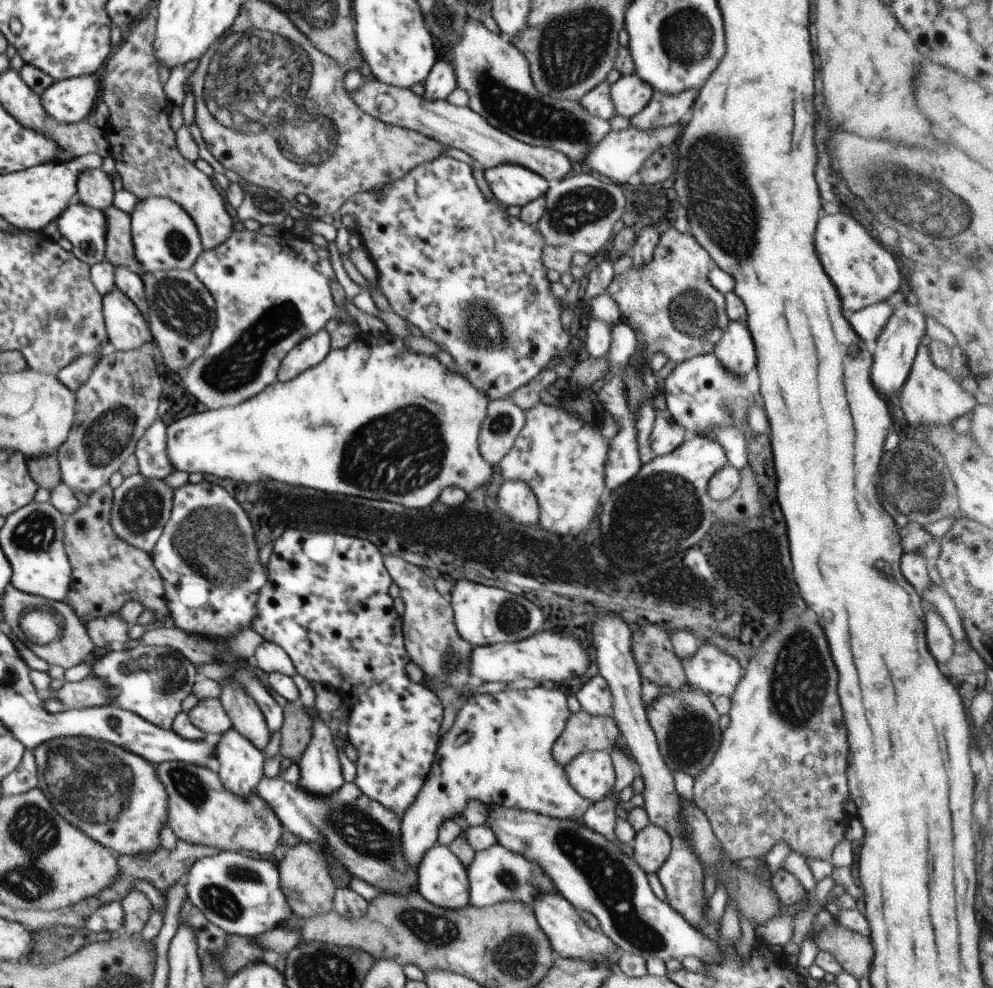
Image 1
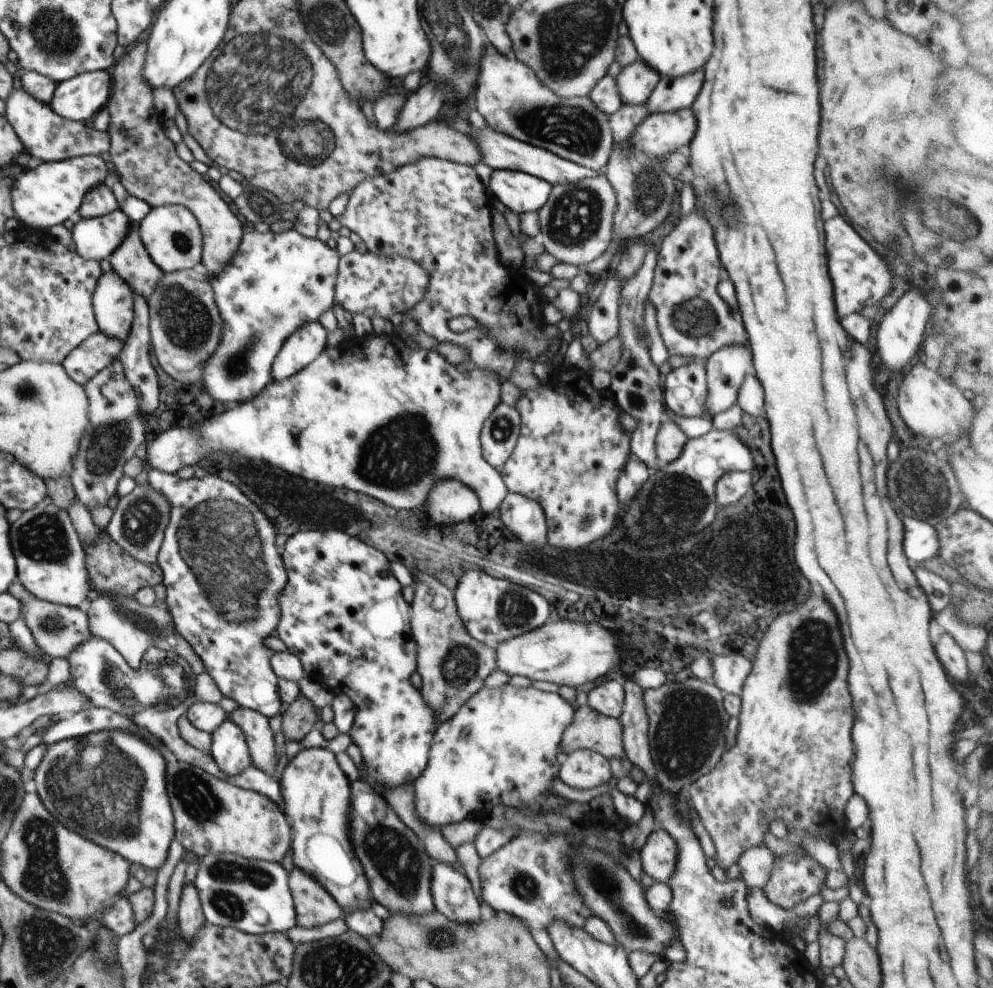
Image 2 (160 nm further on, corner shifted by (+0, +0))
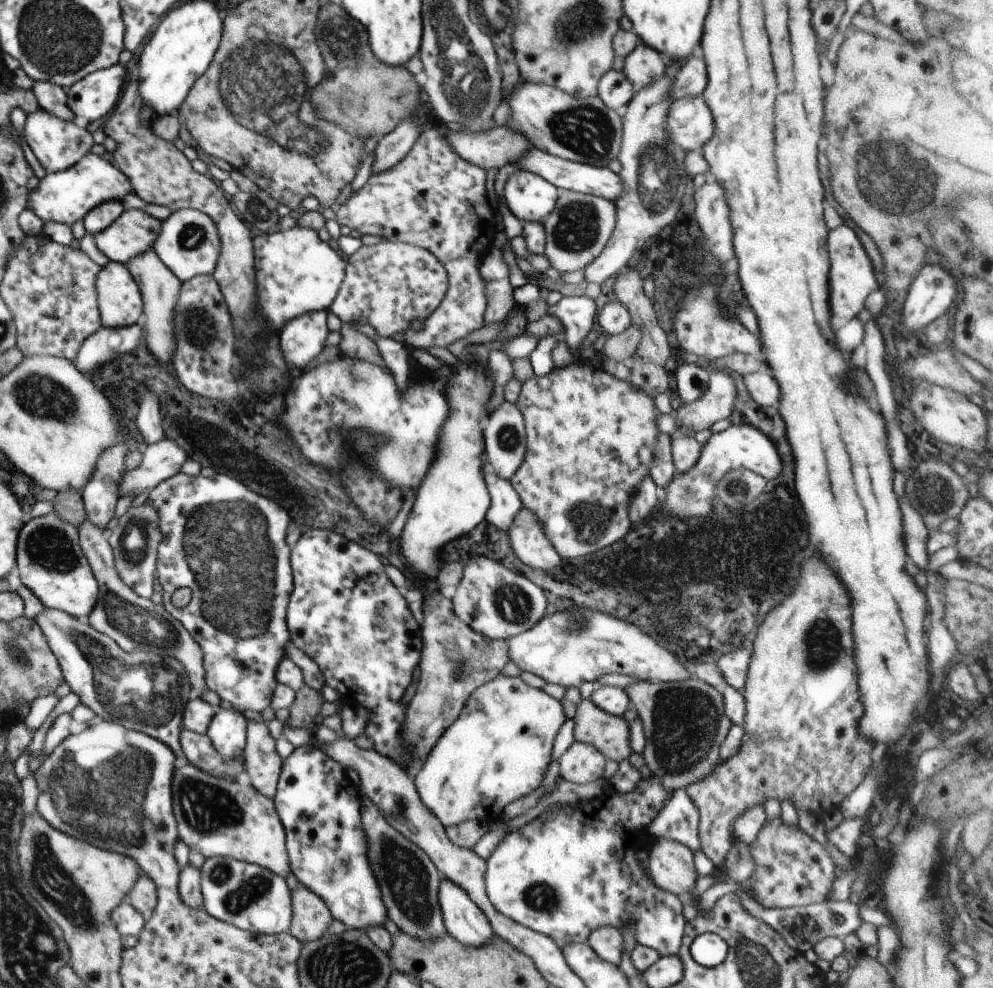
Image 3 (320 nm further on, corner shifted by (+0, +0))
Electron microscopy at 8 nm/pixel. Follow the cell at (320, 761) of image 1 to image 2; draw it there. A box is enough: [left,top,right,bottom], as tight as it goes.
[278,747,373,912]

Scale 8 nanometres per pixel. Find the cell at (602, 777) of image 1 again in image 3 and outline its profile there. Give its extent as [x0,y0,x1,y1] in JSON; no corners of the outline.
[558,740,604,784]

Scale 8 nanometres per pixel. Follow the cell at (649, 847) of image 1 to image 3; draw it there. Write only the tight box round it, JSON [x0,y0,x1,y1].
[646,839,698,899]

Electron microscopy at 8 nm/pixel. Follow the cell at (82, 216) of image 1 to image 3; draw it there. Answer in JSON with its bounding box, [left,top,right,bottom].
[93,209,160,265]

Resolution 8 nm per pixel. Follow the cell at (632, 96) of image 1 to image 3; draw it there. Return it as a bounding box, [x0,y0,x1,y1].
[623,41,668,93]

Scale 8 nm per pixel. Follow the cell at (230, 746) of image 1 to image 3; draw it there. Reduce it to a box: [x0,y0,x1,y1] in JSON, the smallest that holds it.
[206,705,247,759]

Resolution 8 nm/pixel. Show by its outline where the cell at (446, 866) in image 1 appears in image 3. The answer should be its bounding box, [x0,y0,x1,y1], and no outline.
[437,878,494,947]

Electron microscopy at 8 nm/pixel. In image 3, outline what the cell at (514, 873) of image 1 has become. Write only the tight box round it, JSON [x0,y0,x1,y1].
[485,774,687,956]

